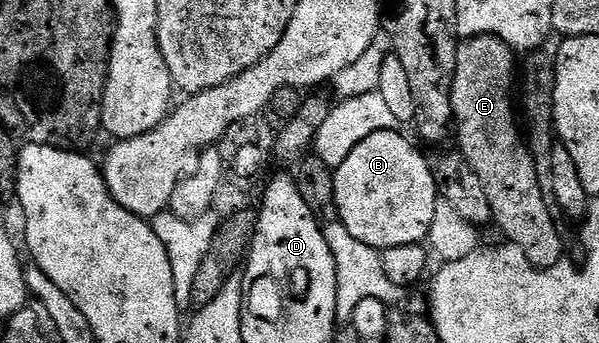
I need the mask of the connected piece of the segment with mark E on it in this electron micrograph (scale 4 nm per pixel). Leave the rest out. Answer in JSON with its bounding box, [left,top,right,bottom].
[452,33,565,269]

